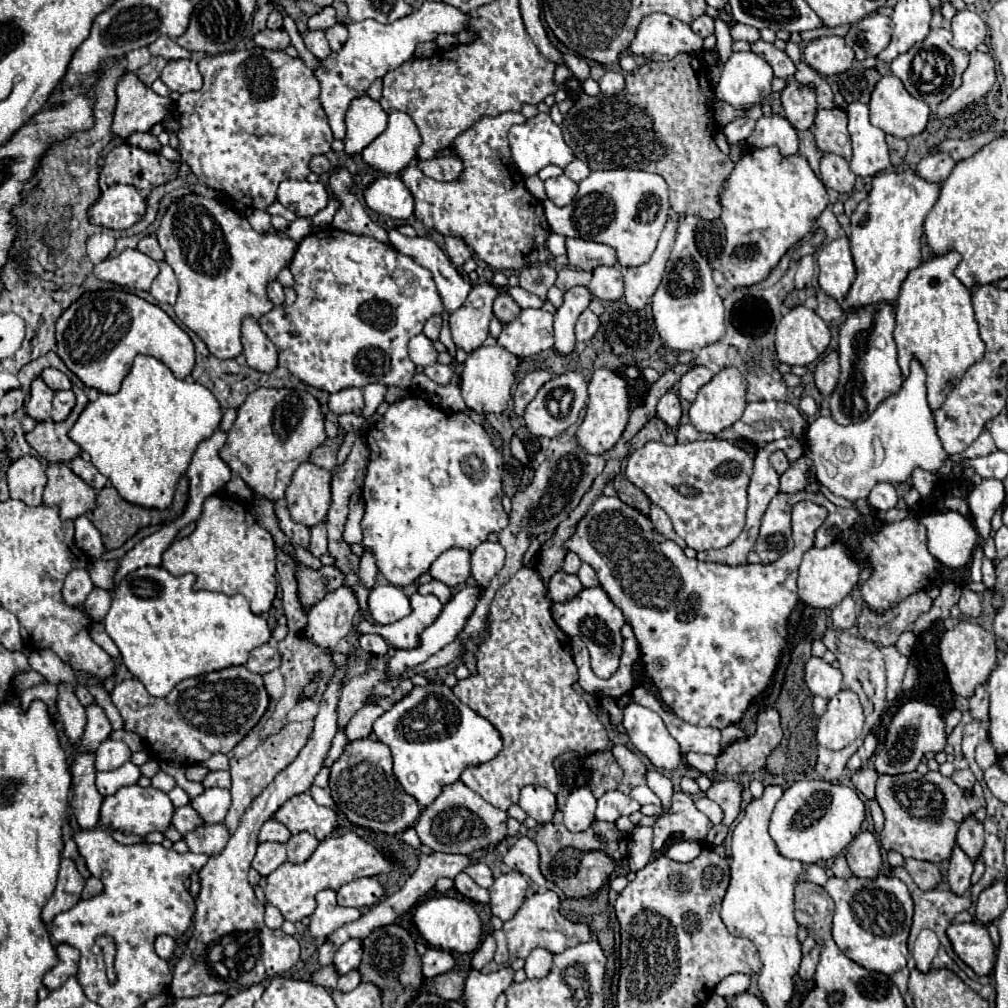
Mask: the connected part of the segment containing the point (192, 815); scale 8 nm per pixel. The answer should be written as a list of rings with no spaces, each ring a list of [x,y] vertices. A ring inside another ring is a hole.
[[[191,803],[183,805],[183,807],[177,807],[175,809],[175,817],[173,817],[173,827],[185,837],[187,833],[195,831],[197,827],[203,827],[205,821],[203,817],[197,815],[197,811],[191,807]]]

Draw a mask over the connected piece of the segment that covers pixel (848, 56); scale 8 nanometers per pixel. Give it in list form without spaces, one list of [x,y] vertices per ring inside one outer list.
[[[819,37],[805,47],[805,61],[821,75],[843,73],[853,65],[853,49],[843,37]]]

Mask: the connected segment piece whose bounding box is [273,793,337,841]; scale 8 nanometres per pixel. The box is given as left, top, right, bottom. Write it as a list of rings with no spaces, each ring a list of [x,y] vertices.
[[[301,793],[285,801],[273,813],[273,819],[283,823],[293,835],[307,831],[319,841],[323,841],[337,827],[335,811],[317,805],[309,793]]]

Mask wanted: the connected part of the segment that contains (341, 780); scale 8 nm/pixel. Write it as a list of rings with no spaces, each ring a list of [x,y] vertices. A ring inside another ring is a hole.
[[[359,739],[347,743],[341,757],[331,765],[329,775],[329,789],[337,803],[337,807],[347,815],[347,819],[371,831],[381,833],[403,833],[409,827],[417,825],[419,819],[419,805],[417,801],[407,795],[393,775],[391,751],[387,745],[375,739]]]

